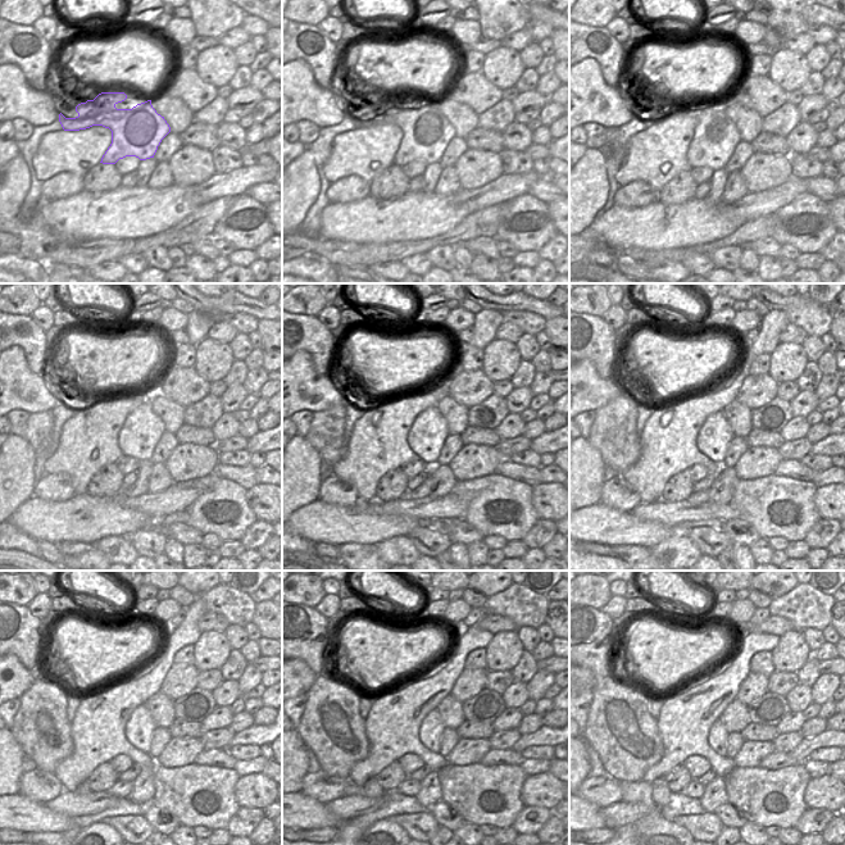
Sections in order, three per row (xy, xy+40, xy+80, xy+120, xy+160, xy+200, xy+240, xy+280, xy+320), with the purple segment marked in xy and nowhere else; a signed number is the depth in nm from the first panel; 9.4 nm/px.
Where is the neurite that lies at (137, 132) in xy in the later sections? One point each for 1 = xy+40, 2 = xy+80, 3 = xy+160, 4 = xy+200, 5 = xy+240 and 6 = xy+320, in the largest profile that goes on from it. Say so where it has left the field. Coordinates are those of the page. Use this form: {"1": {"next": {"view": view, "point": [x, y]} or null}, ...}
{"1": {"next": {"view": "xy+40", "point": [426, 132]}}, "2": {"next": {"view": "xy+80", "point": [716, 136]}}, "3": {"next": {"view": "xy+160", "point": [430, 430]}}, "4": {"next": {"view": "xy+200", "point": [714, 436]}}, "5": {"next": {"view": "xy+240", "point": [140, 726]}}, "6": {"next": {"view": "xy+320", "point": [717, 736]}}}

